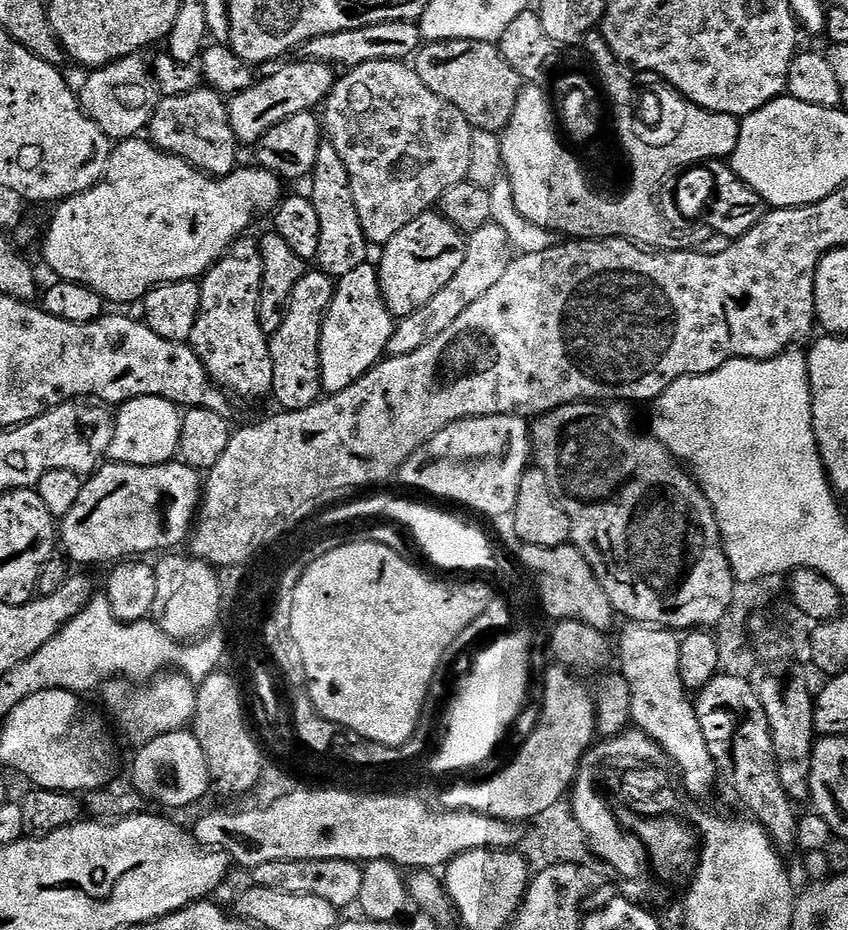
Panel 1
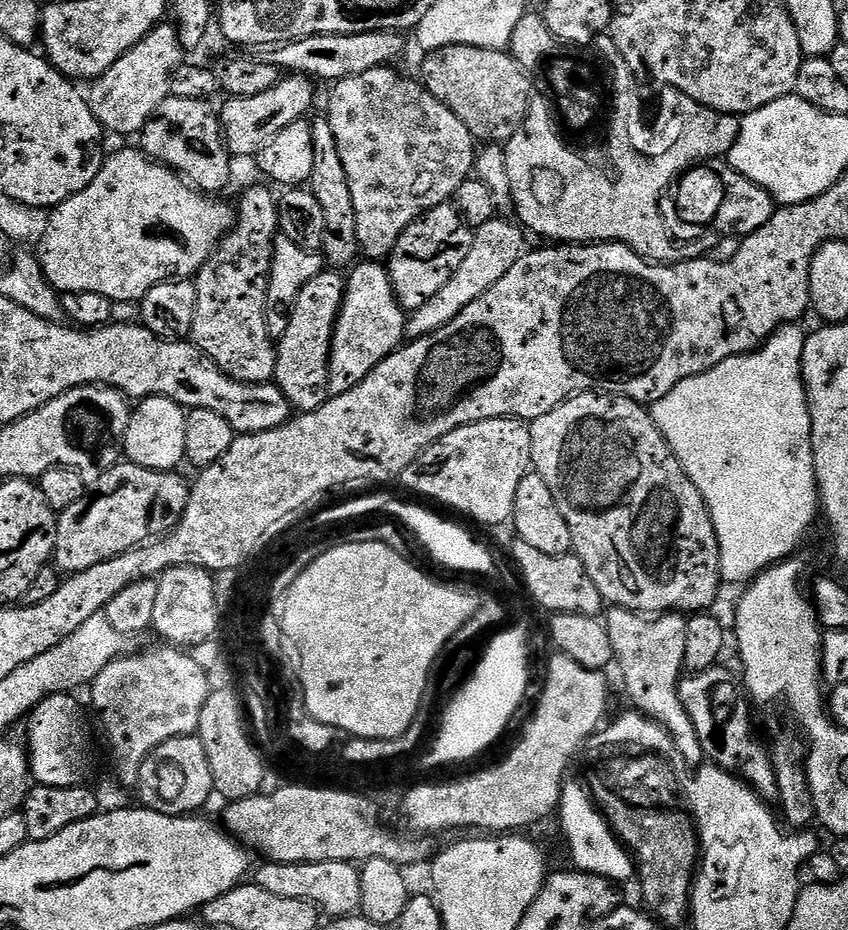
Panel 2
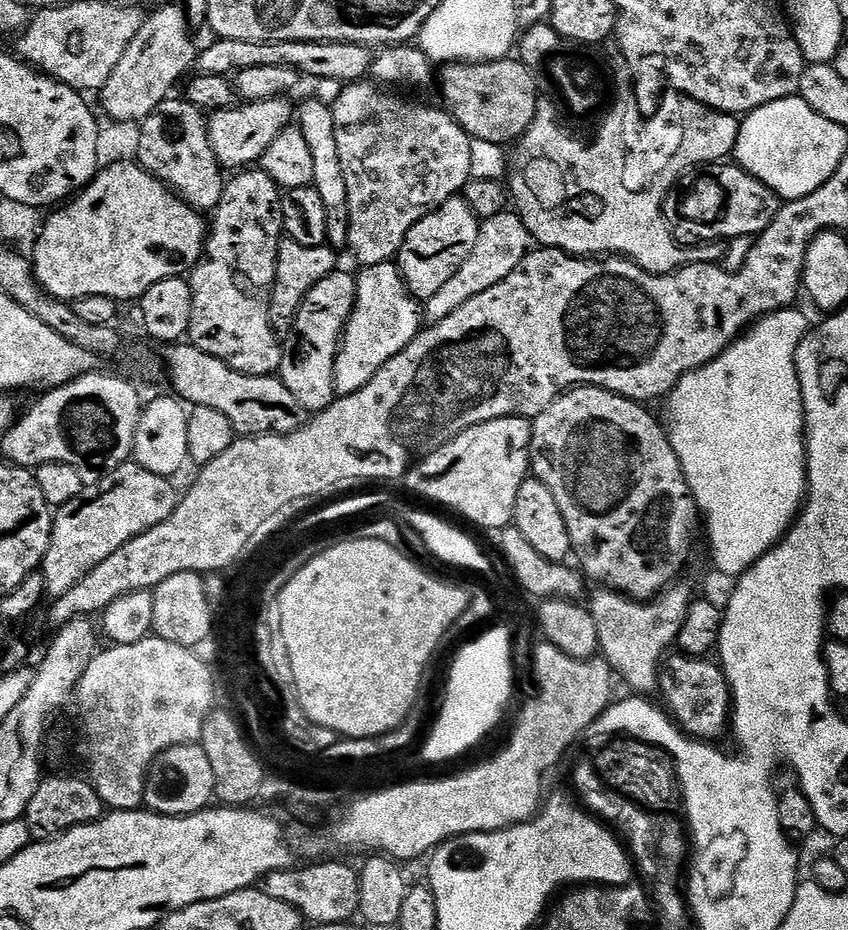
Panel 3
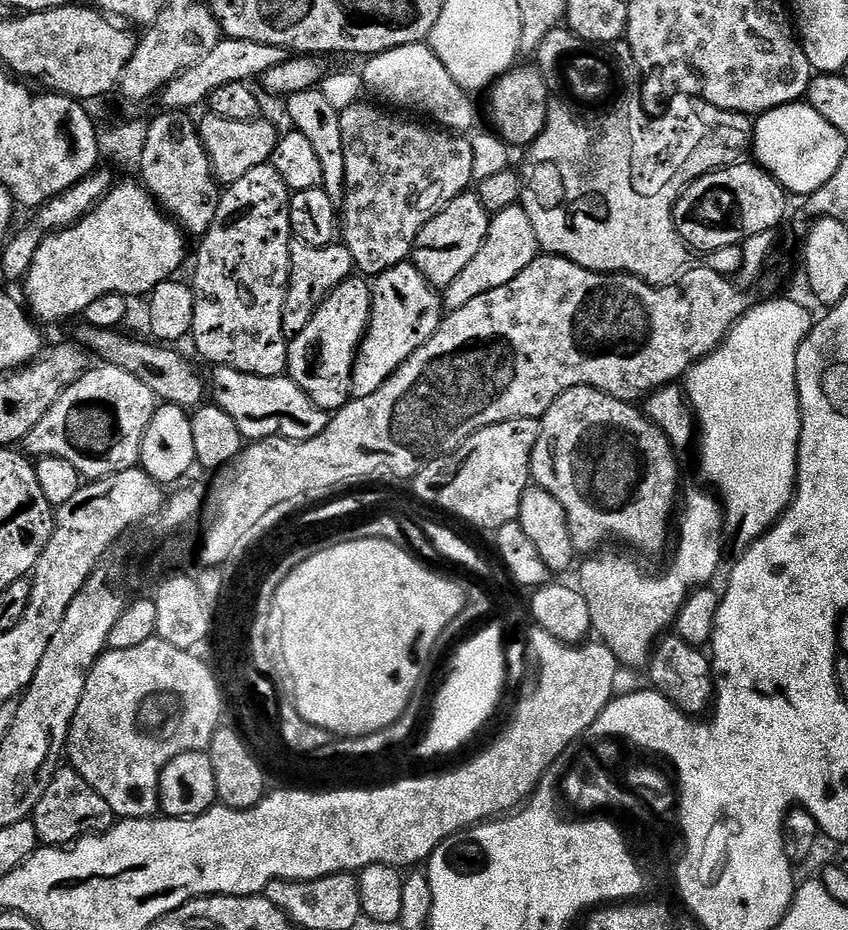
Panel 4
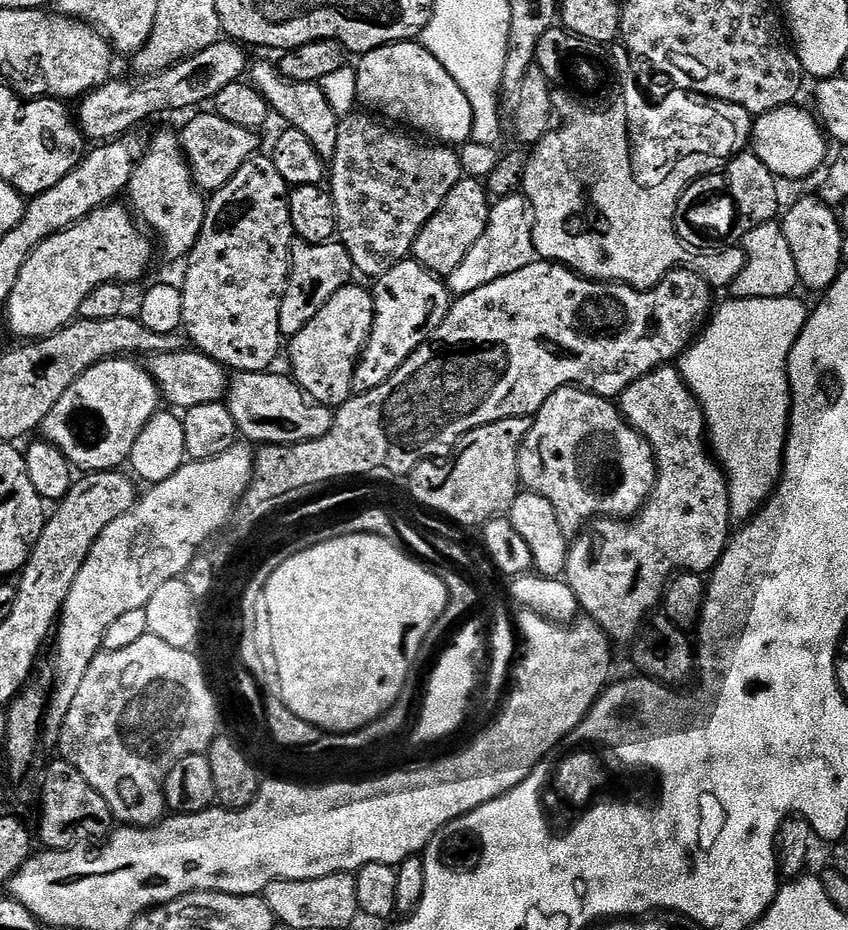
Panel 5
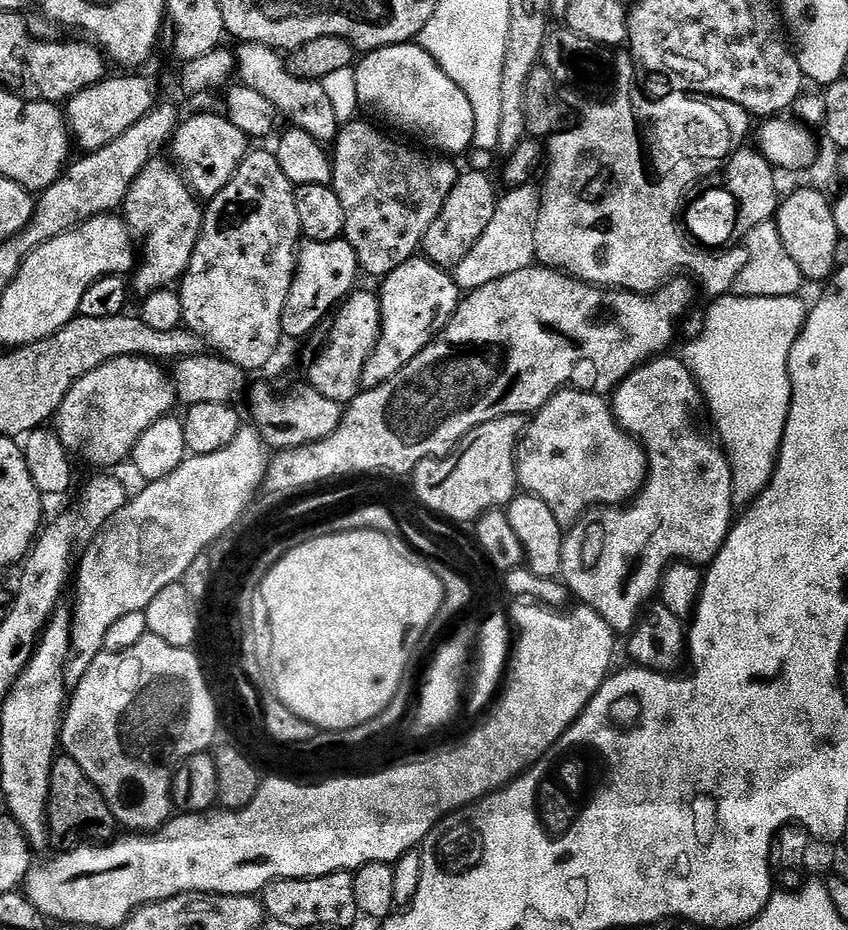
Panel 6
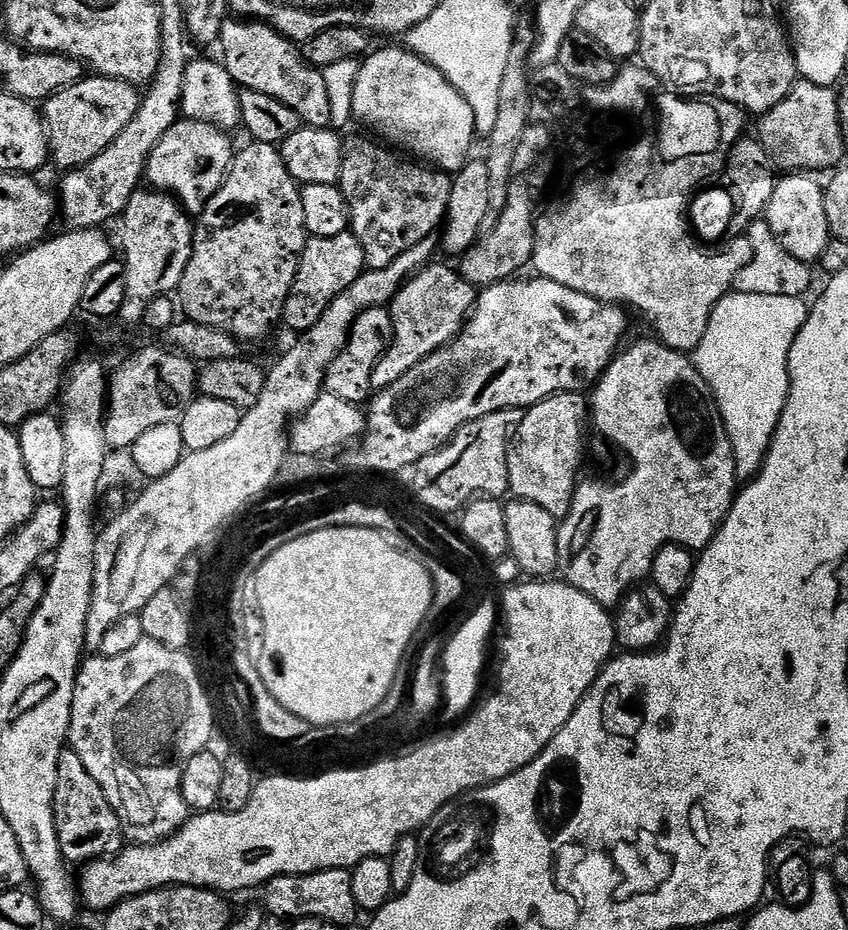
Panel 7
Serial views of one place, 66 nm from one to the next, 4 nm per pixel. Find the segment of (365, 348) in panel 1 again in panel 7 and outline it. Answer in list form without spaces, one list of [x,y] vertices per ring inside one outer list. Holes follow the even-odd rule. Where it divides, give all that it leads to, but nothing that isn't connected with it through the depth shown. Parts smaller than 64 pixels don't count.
[[[429,263],[419,269],[416,275],[405,283],[404,287],[392,298],[390,311],[394,322],[394,338],[372,379],[373,385],[380,390],[388,390],[395,380],[400,380],[411,368],[447,348],[461,332],[474,311],[478,292],[469,284],[455,267]]]

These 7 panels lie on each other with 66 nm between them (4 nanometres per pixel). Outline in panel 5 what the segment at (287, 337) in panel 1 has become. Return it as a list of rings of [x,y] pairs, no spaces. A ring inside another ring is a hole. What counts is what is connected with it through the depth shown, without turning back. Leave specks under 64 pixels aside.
[[[349,282],[346,286],[342,286],[342,290],[338,290],[338,294],[334,294],[334,298],[330,298],[330,302],[326,302],[326,306],[322,306],[322,310],[318,310],[318,314],[314,314],[314,318],[310,318],[310,322],[306,322],[306,326],[302,326],[302,330],[298,330],[298,334],[291,337],[286,344],[286,356],[288,352],[288,360],[292,363],[290,375],[296,385],[306,390],[306,394],[310,394],[312,398],[333,410],[352,399],[354,395],[352,391],[354,370],[360,360],[360,355],[364,353],[364,347],[374,326],[376,311],[372,292],[356,283]]]

